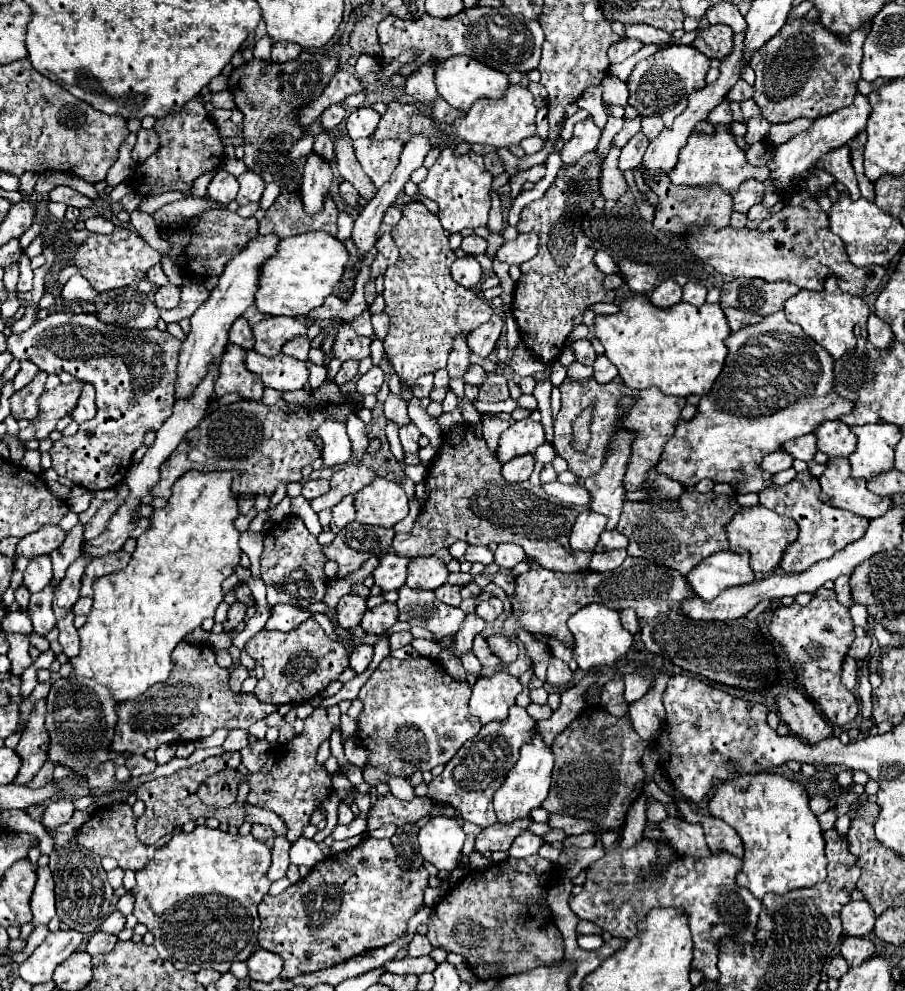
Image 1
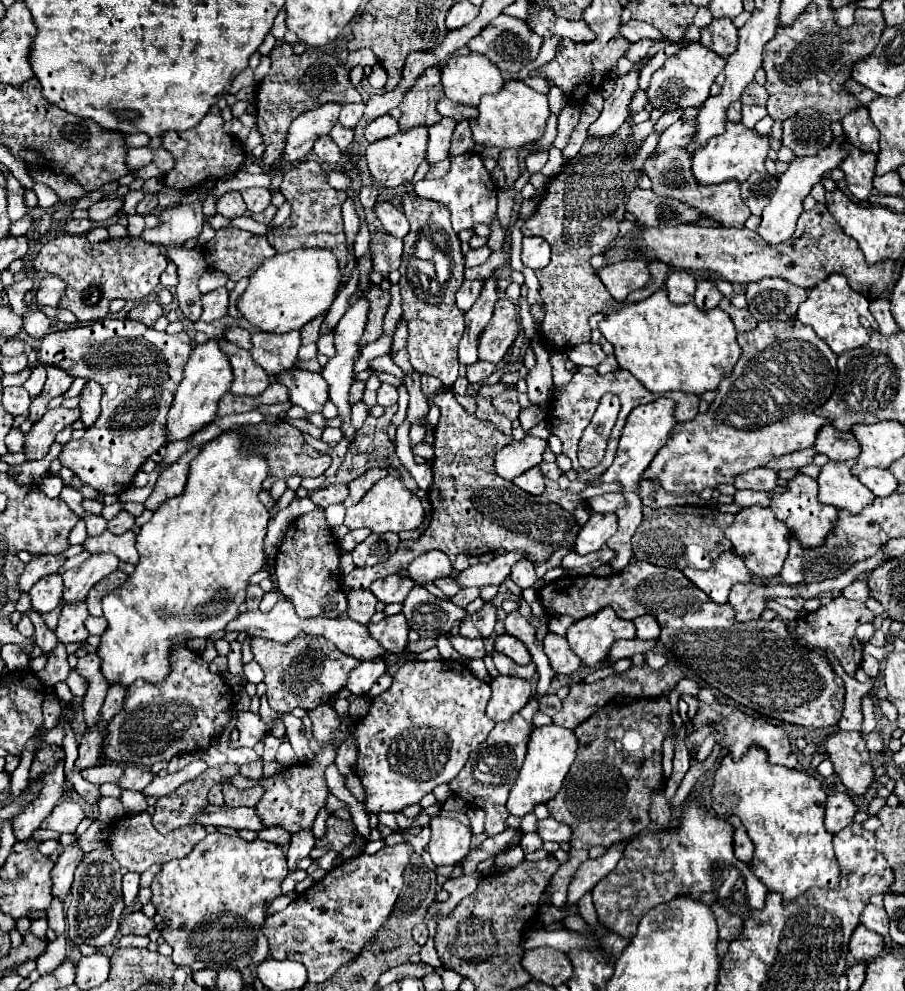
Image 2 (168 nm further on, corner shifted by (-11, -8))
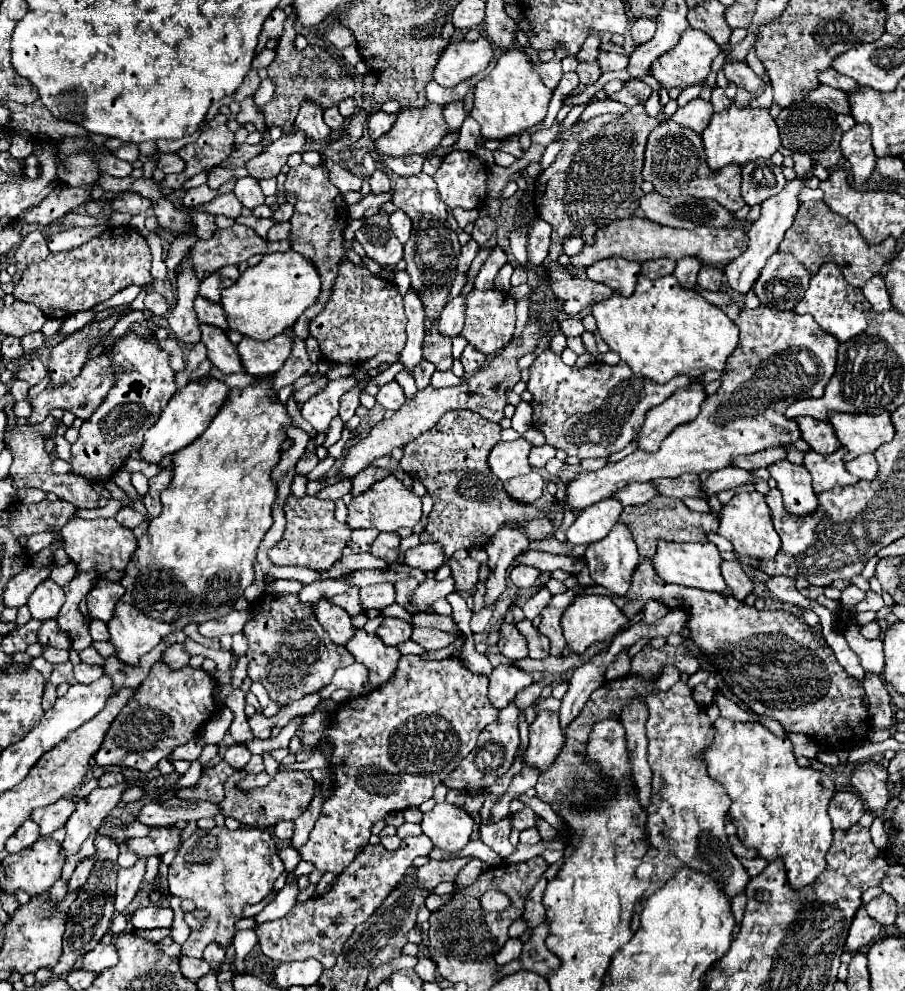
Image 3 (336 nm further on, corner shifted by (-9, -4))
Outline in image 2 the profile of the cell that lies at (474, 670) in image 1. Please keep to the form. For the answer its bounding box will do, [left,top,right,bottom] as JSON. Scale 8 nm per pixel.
[444,634,484,658]

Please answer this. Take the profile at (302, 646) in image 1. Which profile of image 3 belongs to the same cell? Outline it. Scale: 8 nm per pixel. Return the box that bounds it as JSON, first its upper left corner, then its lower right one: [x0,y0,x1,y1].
[244,594,354,704]

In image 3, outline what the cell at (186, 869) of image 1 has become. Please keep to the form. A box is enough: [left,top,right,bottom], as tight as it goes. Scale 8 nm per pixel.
[168,828,284,958]

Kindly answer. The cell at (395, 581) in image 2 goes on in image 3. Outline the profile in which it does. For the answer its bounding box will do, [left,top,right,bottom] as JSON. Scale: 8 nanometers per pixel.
[360,582,396,610]

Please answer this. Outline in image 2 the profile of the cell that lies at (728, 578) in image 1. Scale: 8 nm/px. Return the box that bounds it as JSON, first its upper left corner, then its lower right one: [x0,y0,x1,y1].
[682,552,750,604]

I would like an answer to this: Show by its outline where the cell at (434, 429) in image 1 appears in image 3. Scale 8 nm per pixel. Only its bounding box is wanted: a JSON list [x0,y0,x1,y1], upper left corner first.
[310,260,406,364]

